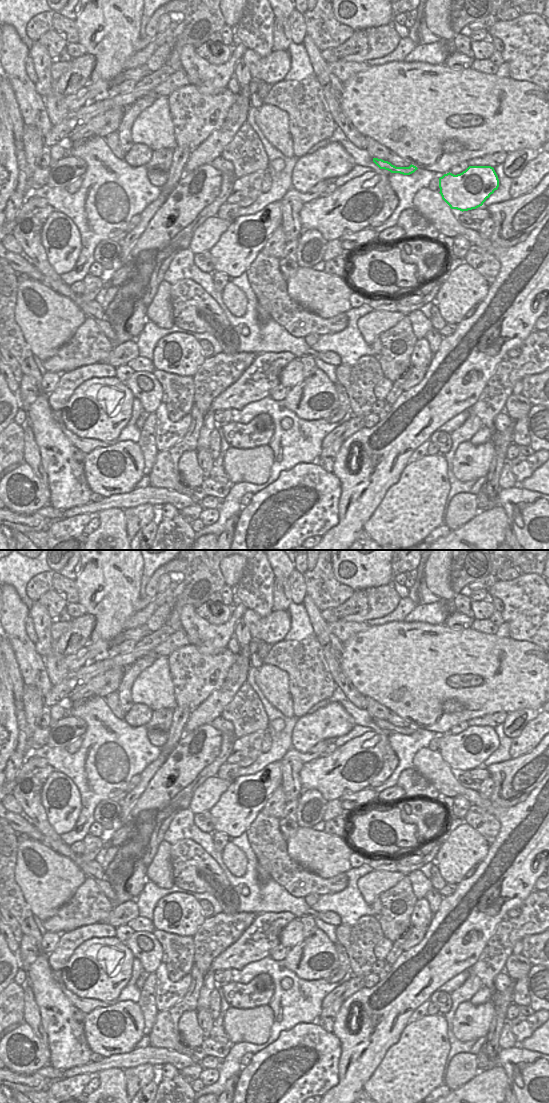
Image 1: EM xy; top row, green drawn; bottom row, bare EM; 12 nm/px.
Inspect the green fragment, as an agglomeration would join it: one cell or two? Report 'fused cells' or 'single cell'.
single cell

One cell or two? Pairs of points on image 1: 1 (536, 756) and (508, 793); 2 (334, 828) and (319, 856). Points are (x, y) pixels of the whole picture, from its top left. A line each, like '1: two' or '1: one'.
1: one
2: two

